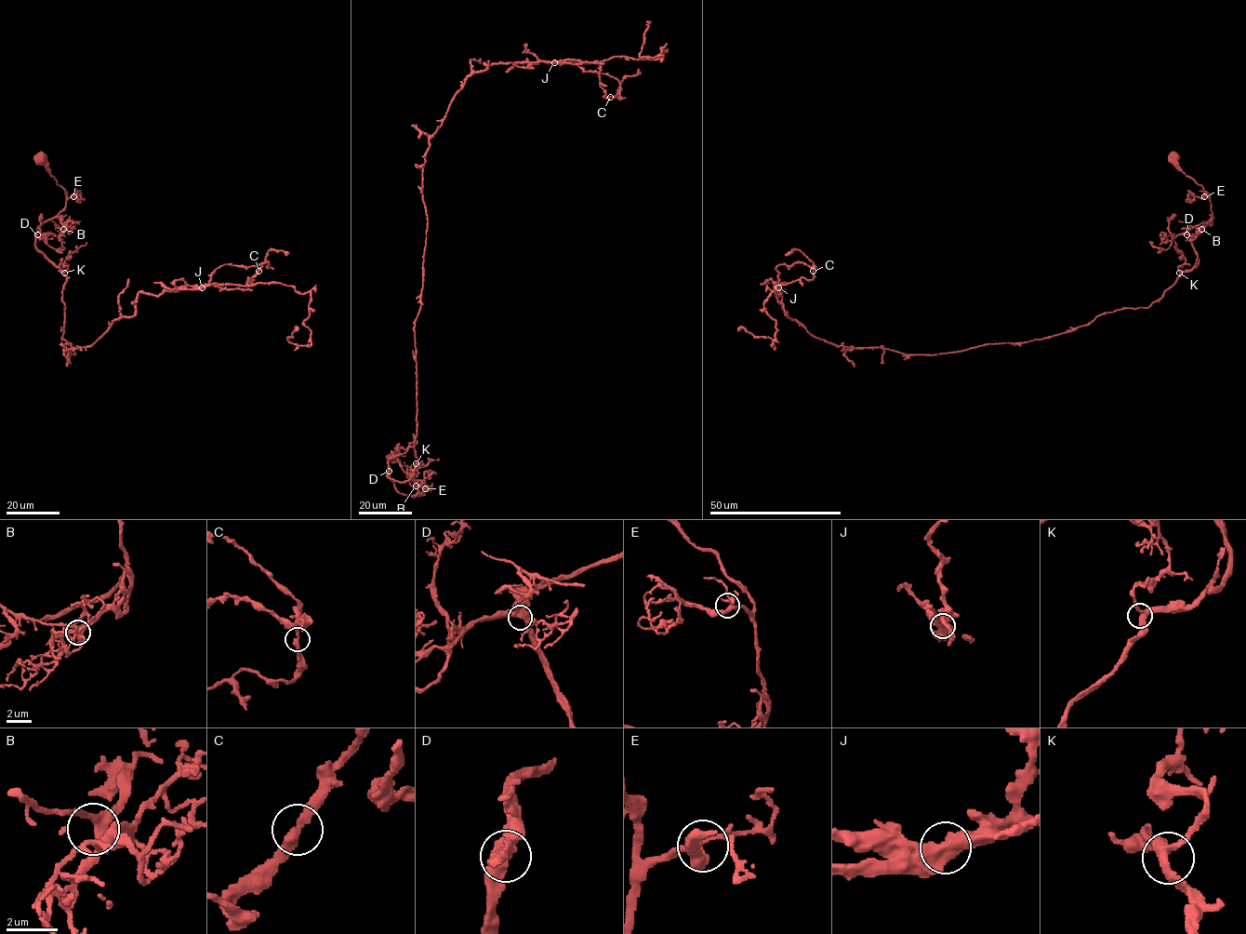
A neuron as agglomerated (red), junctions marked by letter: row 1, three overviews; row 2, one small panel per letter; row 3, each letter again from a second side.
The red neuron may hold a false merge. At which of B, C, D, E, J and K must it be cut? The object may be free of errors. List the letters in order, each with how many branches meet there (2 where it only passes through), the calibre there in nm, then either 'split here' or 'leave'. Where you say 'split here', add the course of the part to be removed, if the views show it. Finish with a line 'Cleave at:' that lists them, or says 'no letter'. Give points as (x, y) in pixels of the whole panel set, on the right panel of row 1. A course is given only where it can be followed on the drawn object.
B: 3 | 300 nm | leave
C: 2 | 340 nm | leave
D: 3 | 480 nm | leave
E: 3 | 280 nm | leave
J: 2 | 650 nm | split here | (778, 287), (775, 269), (778, 265), (803, 262), (815, 270)
K: 3 | 360 nm | leave
Cleave at: J

